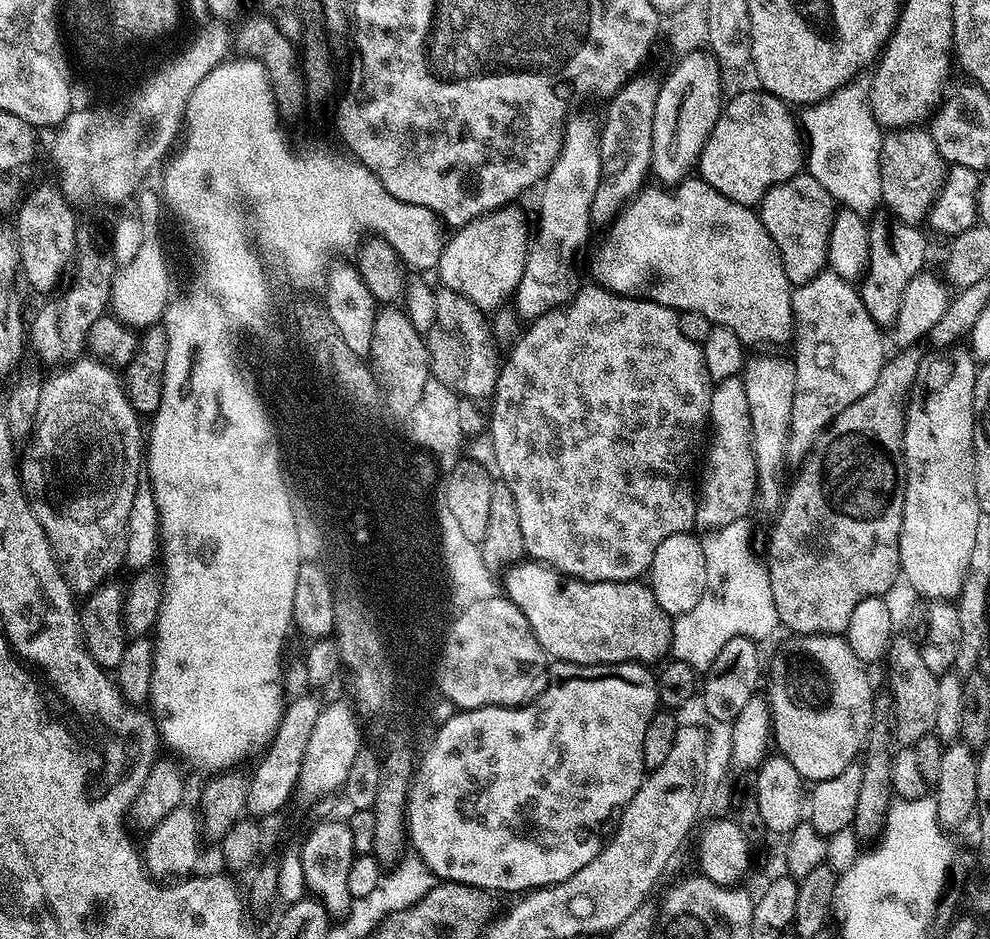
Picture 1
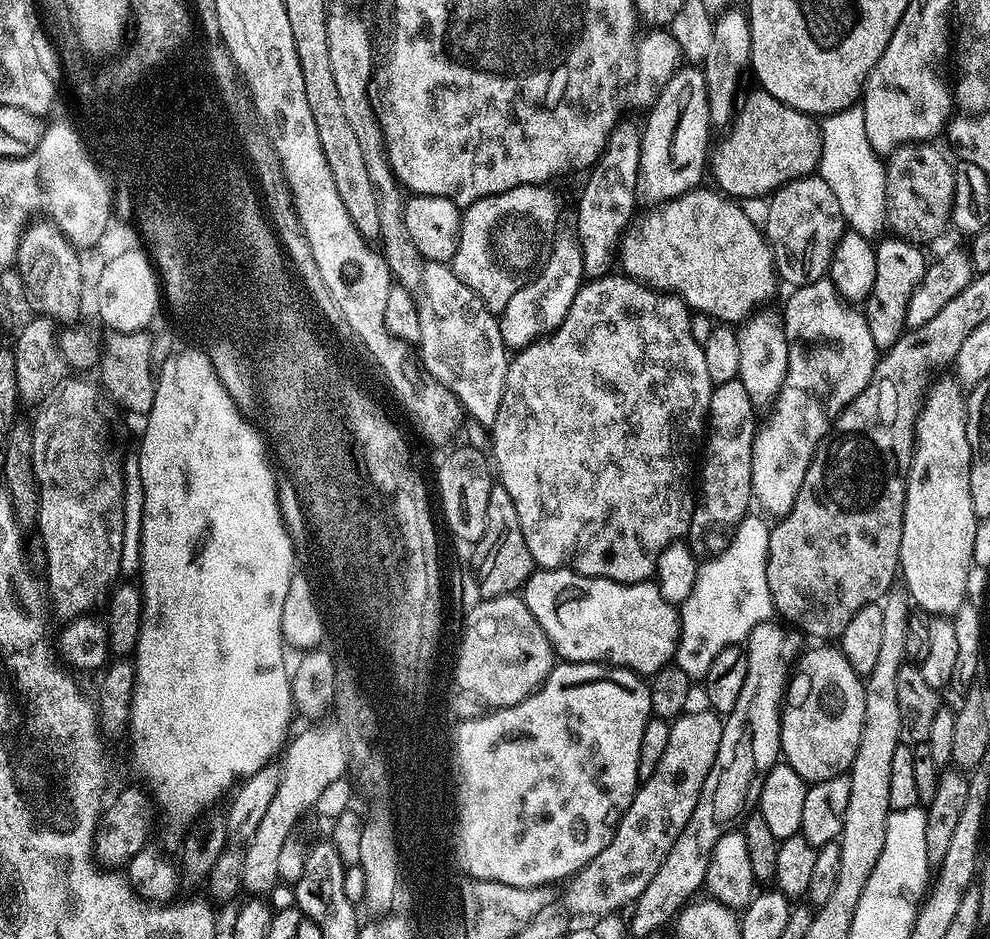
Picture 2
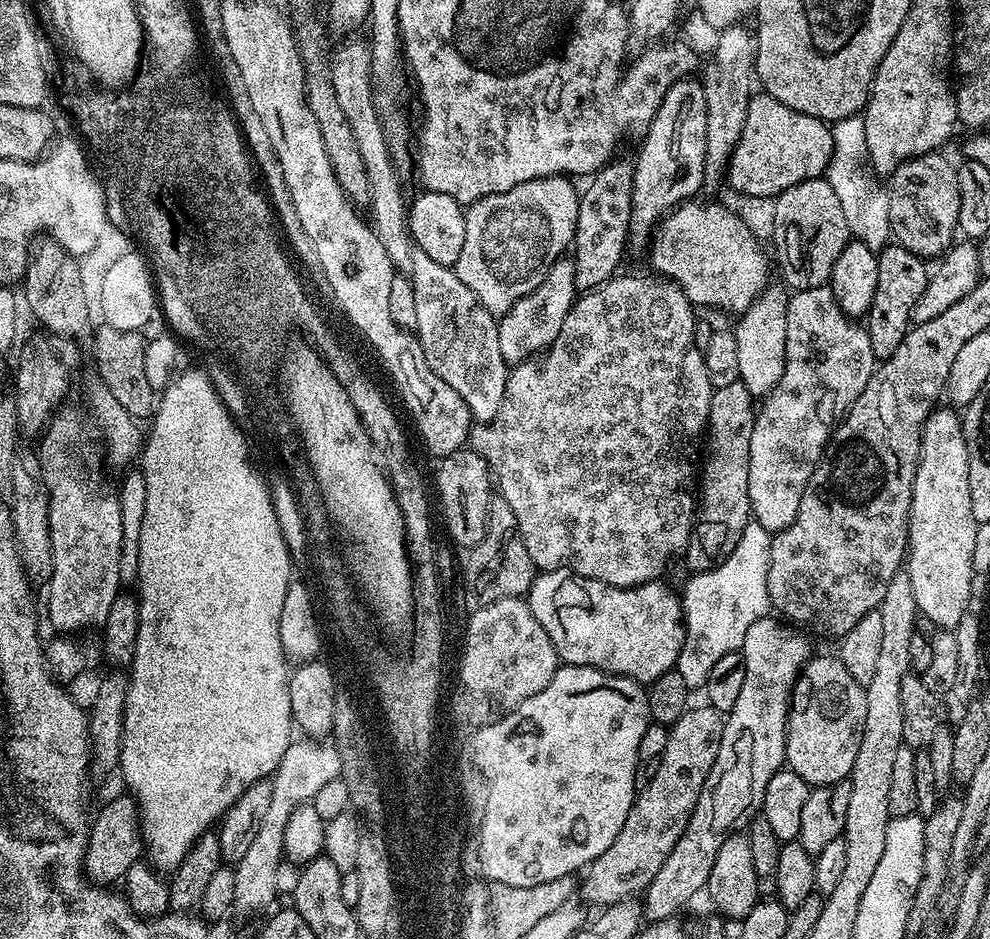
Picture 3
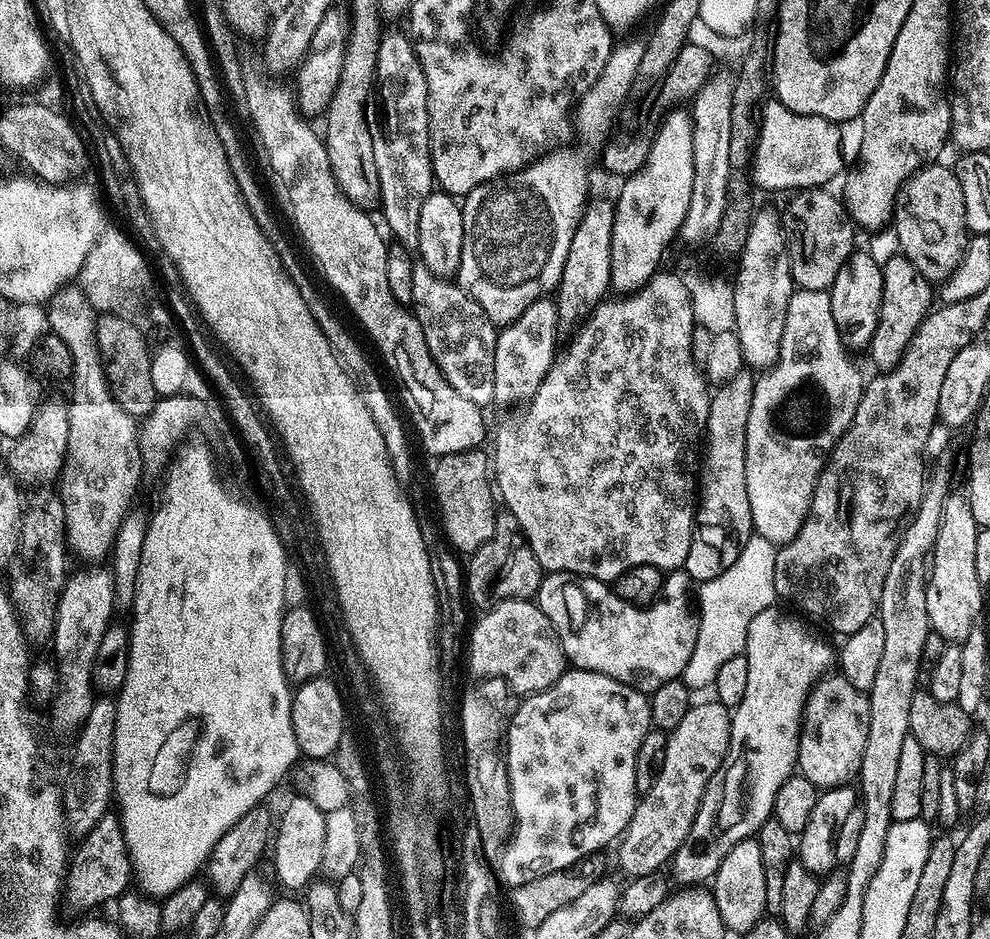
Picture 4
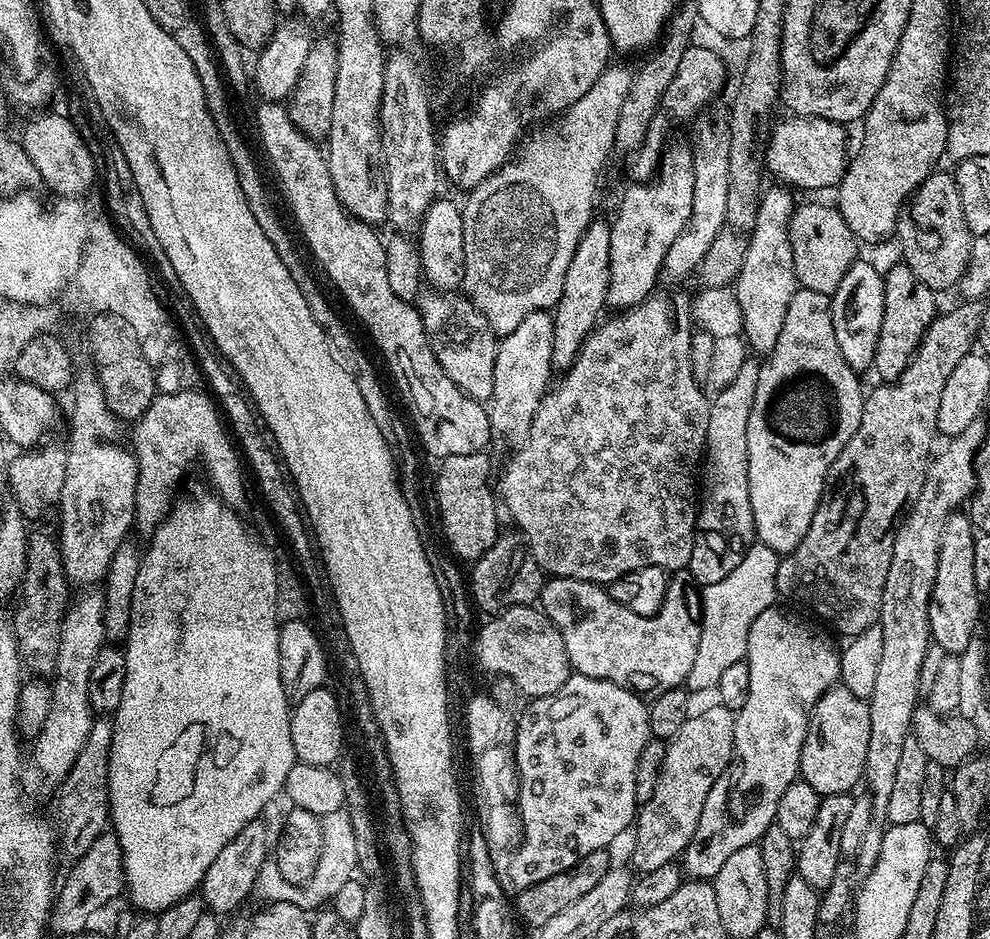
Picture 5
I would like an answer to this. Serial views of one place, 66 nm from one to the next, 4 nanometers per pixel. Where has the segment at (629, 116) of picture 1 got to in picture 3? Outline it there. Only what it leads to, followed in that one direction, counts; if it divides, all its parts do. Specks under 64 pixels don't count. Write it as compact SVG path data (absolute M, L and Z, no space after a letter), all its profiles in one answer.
M616 160L608 164L600 173L593 175L587 181L588 189L579 193L580 205L578 206L578 218L576 219L576 234L574 237L574 263L576 266L576 286L580 290L591 290L617 275L620 259L624 256L624 243L628 240L628 227L632 224L632 200L634 204L634 189L632 186L632 174L634 164L629 160Z

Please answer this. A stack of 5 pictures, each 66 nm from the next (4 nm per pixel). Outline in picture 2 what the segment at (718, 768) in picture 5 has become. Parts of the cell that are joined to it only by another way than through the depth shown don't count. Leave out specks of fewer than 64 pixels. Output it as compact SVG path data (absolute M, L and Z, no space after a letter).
M711 710L704 712L685 711L684 715L677 716L671 721L670 739L666 742L666 751L663 752L654 774L637 787L630 806L624 811L624 816L616 828L612 840L588 865L581 868L571 877L572 889L568 892L568 908L580 916L599 918L619 913L619 908L631 905L650 886L650 878L658 874L658 866L662 866L666 854L670 854L670 846L674 846L674 838L682 834L686 822L690 822L690 814L694 814L694 806L698 806L698 798L702 794L702 786L706 782L706 774L716 761L718 746L722 742L724 721L717 713Z

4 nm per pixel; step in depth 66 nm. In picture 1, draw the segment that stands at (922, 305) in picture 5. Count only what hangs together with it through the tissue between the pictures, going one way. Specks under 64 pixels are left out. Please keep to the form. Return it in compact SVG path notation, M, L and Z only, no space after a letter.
M879 214L871 217L868 225L870 234L870 258L868 270L858 284L862 298L862 306L866 306L866 314L874 318L881 330L891 329L898 318L898 306L902 306L902 290L919 272L925 271L924 259L928 256L928 240L920 233L915 224L907 224L891 214Z

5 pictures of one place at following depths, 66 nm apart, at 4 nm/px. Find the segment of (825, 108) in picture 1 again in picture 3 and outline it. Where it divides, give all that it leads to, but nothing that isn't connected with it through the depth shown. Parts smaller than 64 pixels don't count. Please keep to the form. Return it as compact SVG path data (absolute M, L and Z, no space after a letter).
M851 116L850 119L837 121L832 128L832 156L825 177L834 187L834 192L846 216L849 235L863 242L872 251L879 252L887 247L891 239L889 226L889 200L887 193L876 184L866 170L868 147L865 140L863 117Z

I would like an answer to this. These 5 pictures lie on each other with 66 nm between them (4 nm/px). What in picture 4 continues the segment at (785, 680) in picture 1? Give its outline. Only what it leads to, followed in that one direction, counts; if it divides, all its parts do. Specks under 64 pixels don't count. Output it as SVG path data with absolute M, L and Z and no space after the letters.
M824 674L820 676L808 693L808 700L804 703L804 717L800 720L800 741L796 759L799 775L814 782L817 790L852 784L860 775L862 750L866 750L866 734L869 726L870 702L867 695L854 690L854 686L850 686L850 682L846 682L846 678L842 675Z

